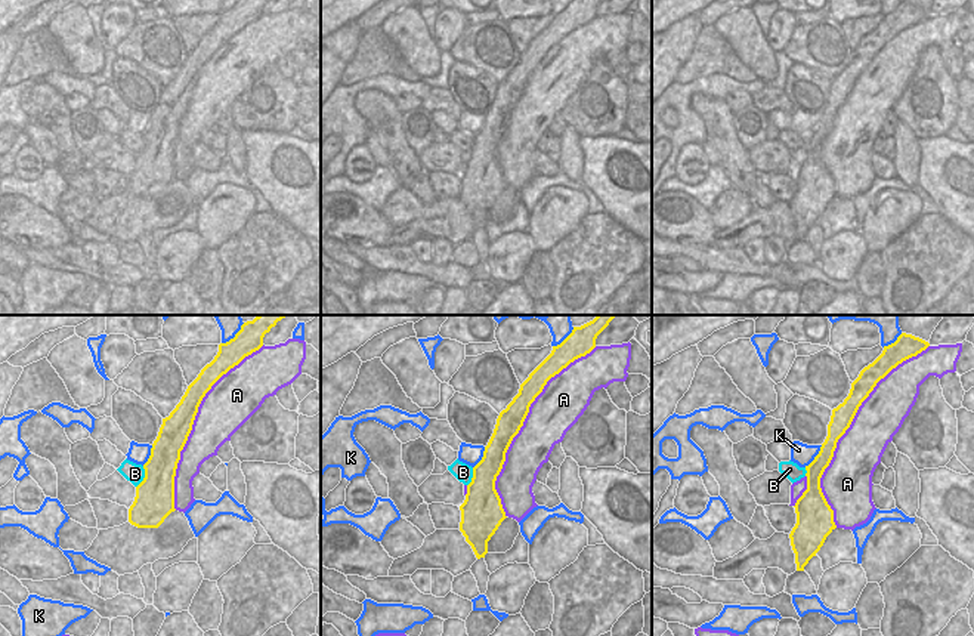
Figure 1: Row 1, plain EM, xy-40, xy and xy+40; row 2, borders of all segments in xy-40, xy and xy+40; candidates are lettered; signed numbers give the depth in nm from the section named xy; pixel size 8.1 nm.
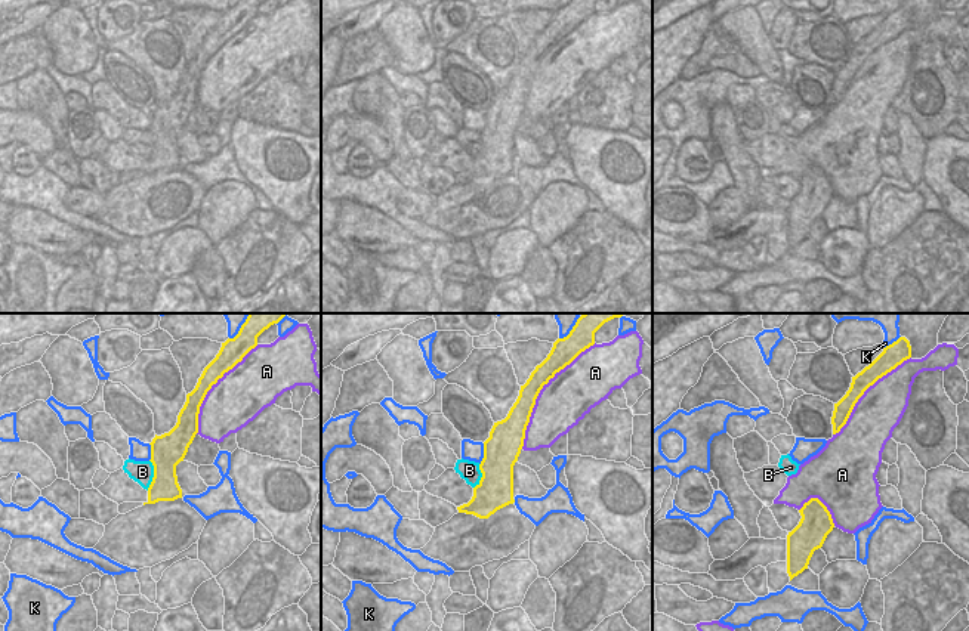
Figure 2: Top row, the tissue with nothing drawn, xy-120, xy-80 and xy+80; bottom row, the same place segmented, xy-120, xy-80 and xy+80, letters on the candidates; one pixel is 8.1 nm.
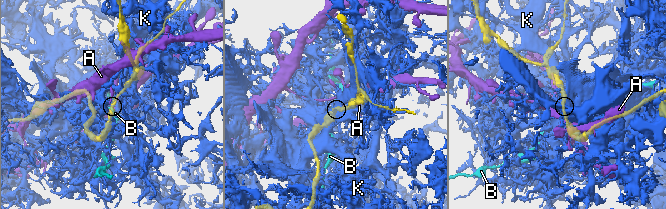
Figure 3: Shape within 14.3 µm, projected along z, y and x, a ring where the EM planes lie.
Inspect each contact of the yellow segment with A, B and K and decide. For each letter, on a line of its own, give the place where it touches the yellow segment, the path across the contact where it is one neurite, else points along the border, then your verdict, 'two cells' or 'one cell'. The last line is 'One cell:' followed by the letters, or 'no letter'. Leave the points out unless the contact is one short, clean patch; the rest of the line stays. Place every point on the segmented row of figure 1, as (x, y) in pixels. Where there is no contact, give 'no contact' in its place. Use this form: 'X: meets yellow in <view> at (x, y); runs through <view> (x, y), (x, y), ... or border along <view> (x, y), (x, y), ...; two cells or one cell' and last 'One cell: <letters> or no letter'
A: meets yellow in xy+40 at (847, 428); two cells
B: meets yellow in xy-40 at (145, 476); border along xy-40 (144, 466), (144, 479), (136, 487); two cells
K: meets yellow in xy+40 at (815, 457); two cells
One cell: no letter

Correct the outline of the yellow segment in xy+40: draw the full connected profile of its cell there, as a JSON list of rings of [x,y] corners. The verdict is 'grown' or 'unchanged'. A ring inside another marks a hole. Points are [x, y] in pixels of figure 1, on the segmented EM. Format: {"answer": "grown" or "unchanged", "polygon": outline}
{"answer": "unchanged", "polygon": [[[902,333],[894,343],[884,346],[882,353],[872,364],[860,371],[859,377],[851,383],[848,396],[832,410],[828,436],[819,454],[806,466],[807,490],[794,506],[797,524],[789,538],[795,553],[797,571],[804,571],[804,566],[816,556],[826,537],[837,528],[834,510],[828,504],[820,488],[820,478],[834,457],[838,439],[850,427],[859,407],[873,390],[876,383],[899,364],[916,356],[928,346],[928,342]]]}

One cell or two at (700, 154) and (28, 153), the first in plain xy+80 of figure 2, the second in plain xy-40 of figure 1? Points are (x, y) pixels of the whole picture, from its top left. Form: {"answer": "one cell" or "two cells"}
{"answer": "one cell"}

